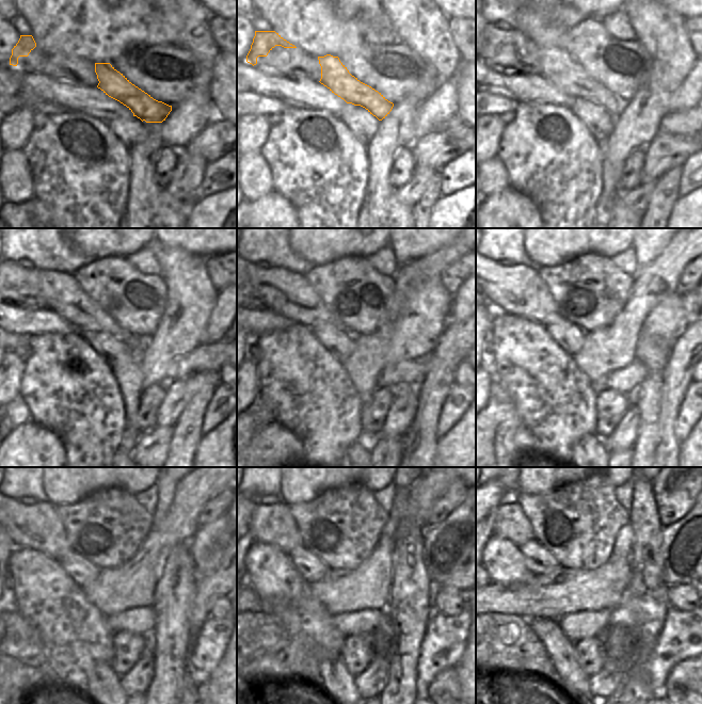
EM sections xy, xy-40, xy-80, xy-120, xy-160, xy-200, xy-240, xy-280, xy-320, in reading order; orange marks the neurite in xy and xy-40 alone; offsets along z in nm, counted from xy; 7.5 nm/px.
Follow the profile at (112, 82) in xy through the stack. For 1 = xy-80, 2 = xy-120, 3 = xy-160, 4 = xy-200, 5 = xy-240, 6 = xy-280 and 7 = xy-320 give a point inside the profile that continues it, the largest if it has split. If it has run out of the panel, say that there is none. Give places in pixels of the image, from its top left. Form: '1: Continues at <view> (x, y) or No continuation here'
1: Continues at xy-80 (559, 67)
2: Continues at xy-120 (59, 290)
3: Continues at xy-160 (278, 290)
4: Continues at xy-200 (520, 290)
5: Continues at xy-240 (38, 526)
6: Continues at xy-280 (273, 525)
7: Continues at xy-320 (511, 523).

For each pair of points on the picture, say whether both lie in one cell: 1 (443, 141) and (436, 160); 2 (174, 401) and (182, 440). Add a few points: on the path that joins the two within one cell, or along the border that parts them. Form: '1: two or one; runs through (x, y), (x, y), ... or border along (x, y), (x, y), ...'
1: one; runs through (442, 145), (436, 150), (436, 156)
2: two; border along (192, 397), (173, 425)

